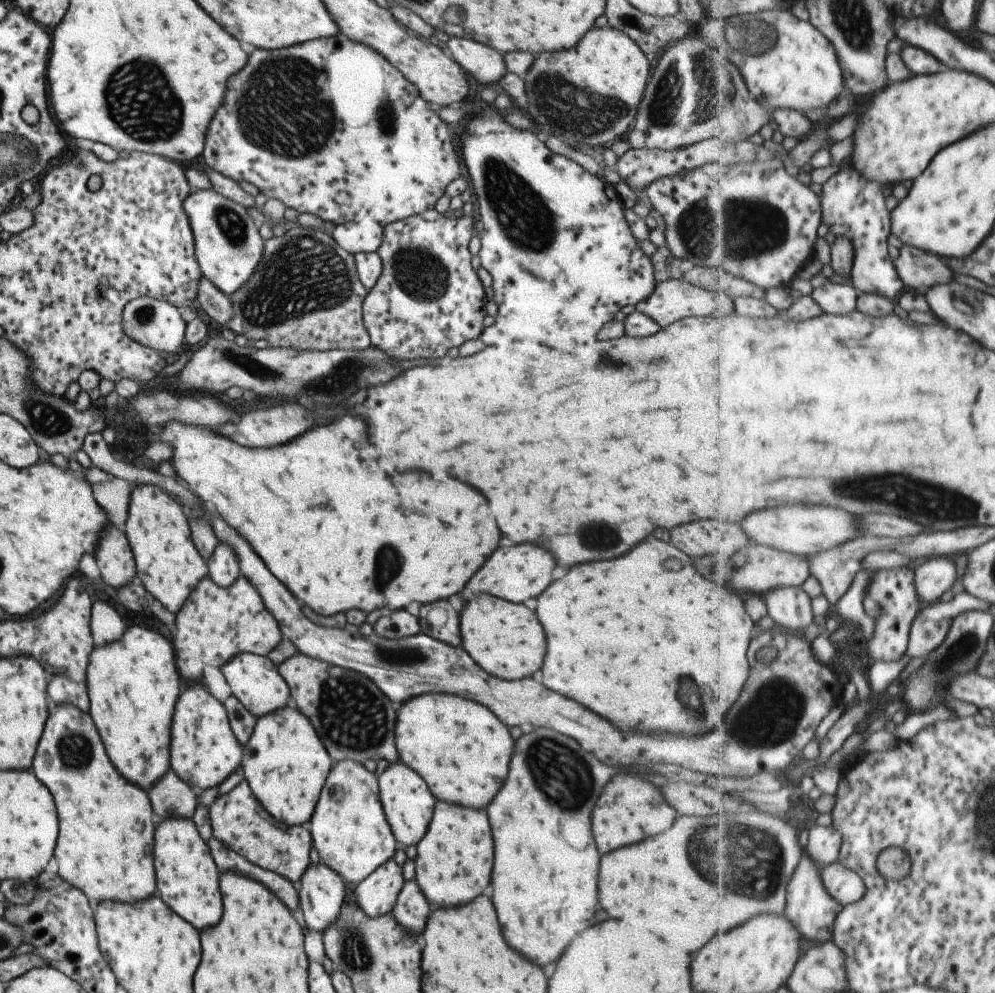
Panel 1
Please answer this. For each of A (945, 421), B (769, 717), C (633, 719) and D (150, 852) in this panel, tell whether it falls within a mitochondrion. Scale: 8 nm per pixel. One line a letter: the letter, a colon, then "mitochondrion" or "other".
A: other
B: mitochondrion
C: other
D: other

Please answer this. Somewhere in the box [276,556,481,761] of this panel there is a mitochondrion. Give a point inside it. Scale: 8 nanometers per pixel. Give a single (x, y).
(352, 715)

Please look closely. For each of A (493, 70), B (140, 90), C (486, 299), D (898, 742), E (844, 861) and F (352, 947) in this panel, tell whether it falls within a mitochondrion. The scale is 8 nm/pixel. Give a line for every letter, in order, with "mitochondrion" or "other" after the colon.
A: other
B: mitochondrion
C: other
D: other
E: other
F: mitochondrion

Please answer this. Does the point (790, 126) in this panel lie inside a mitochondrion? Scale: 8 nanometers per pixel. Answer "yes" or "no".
no

